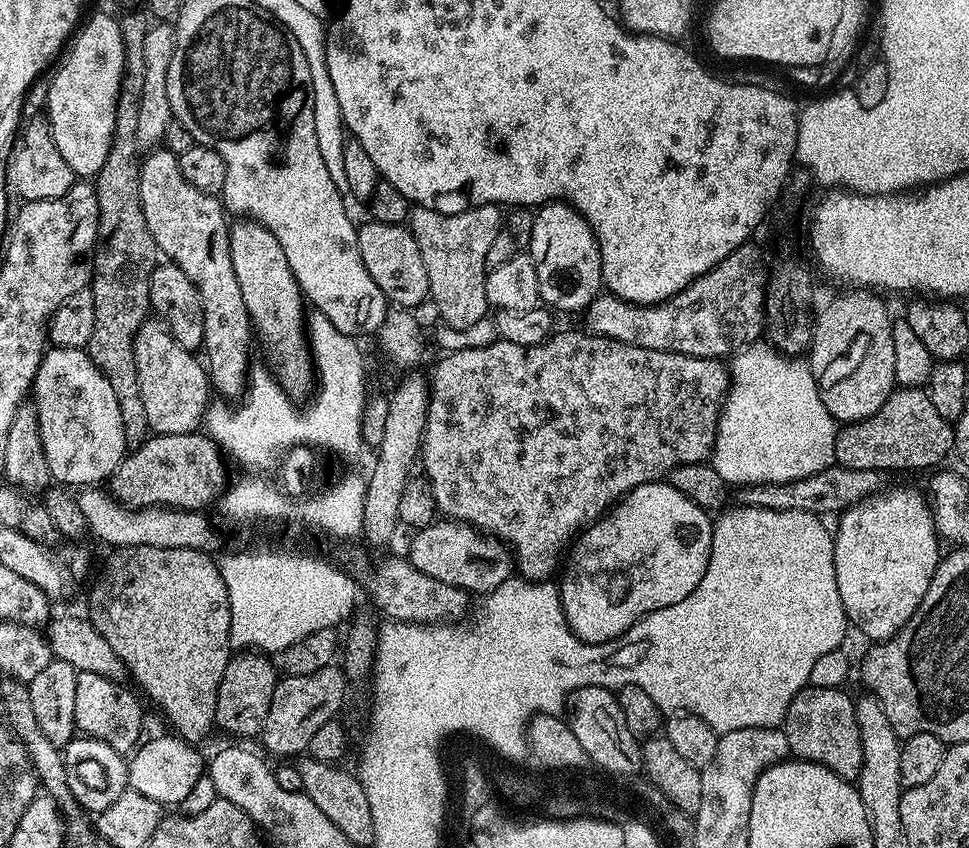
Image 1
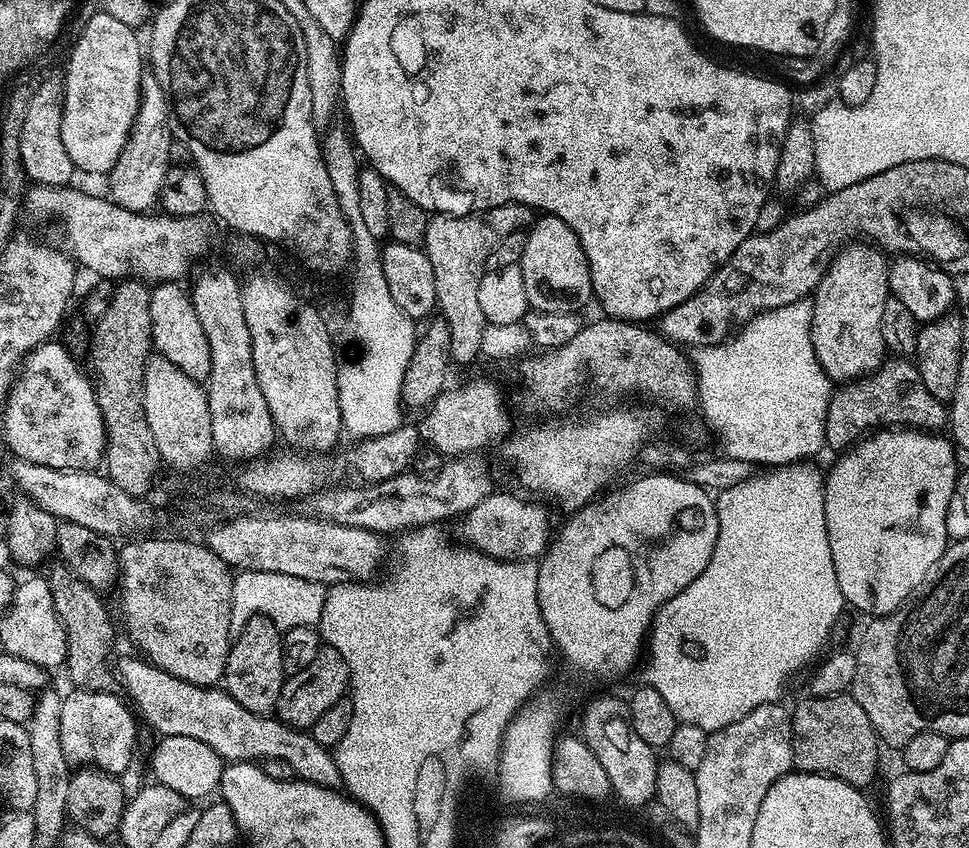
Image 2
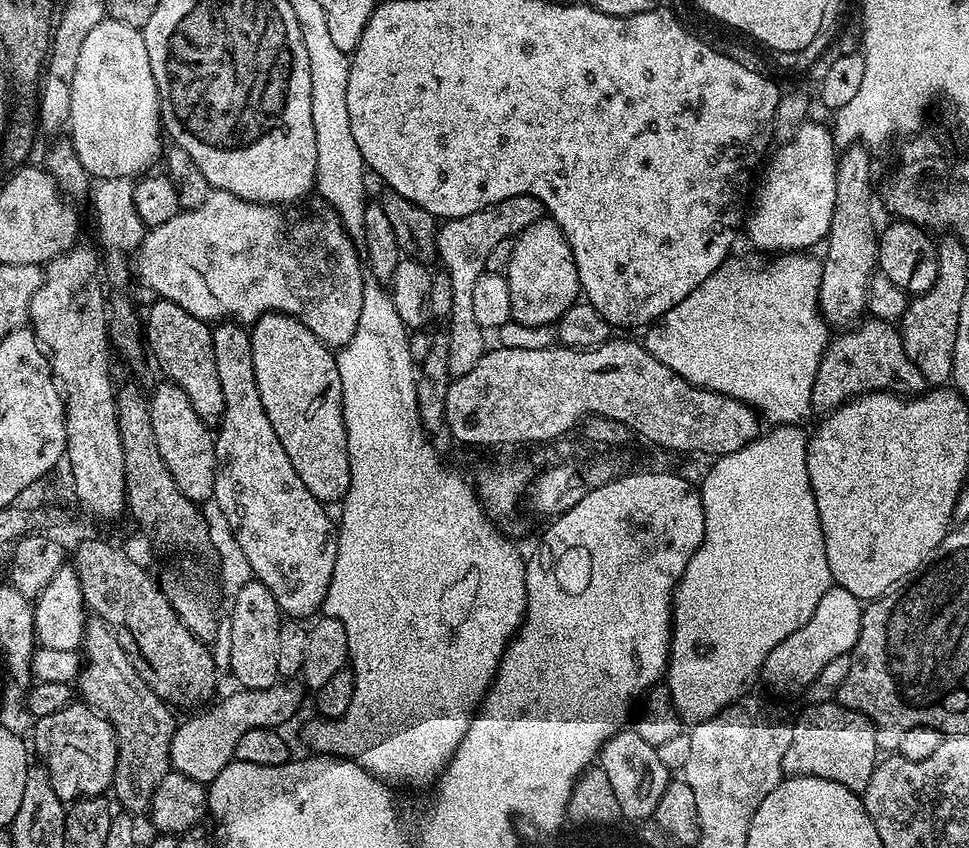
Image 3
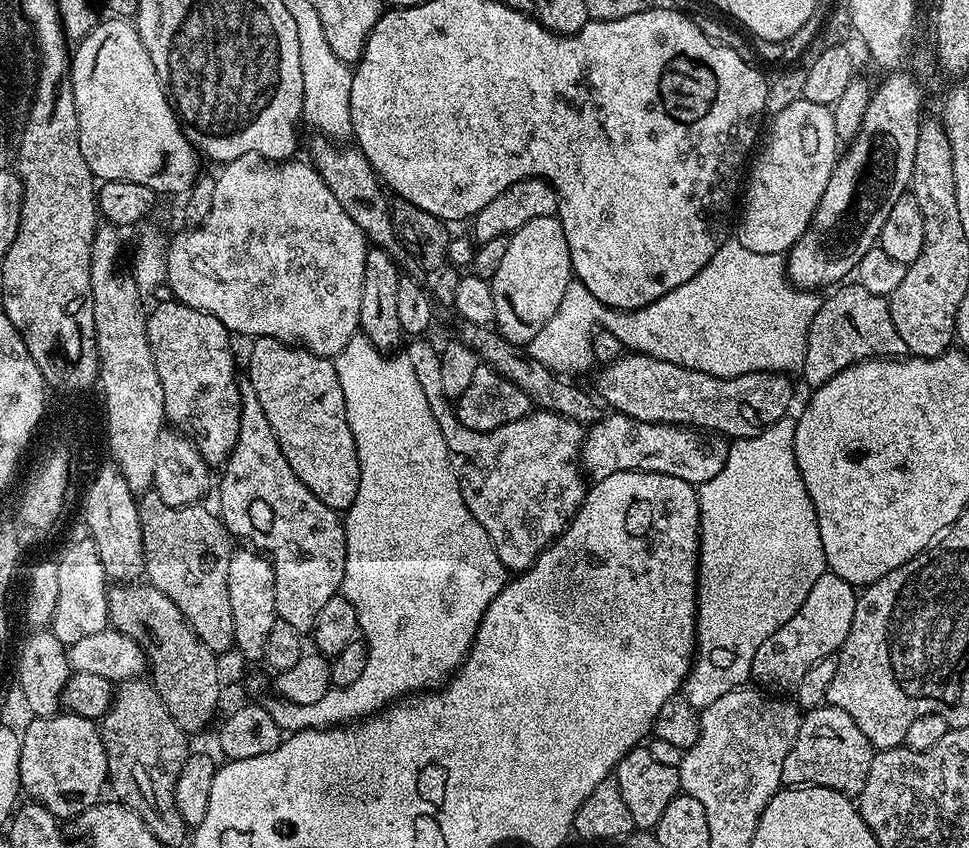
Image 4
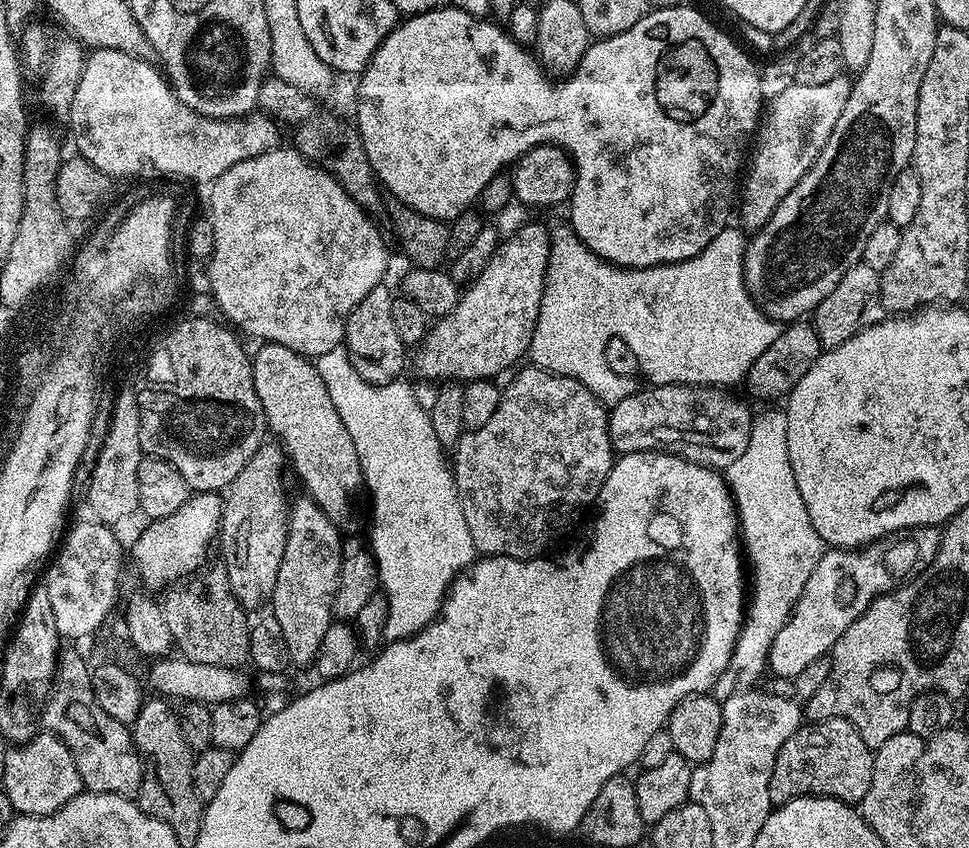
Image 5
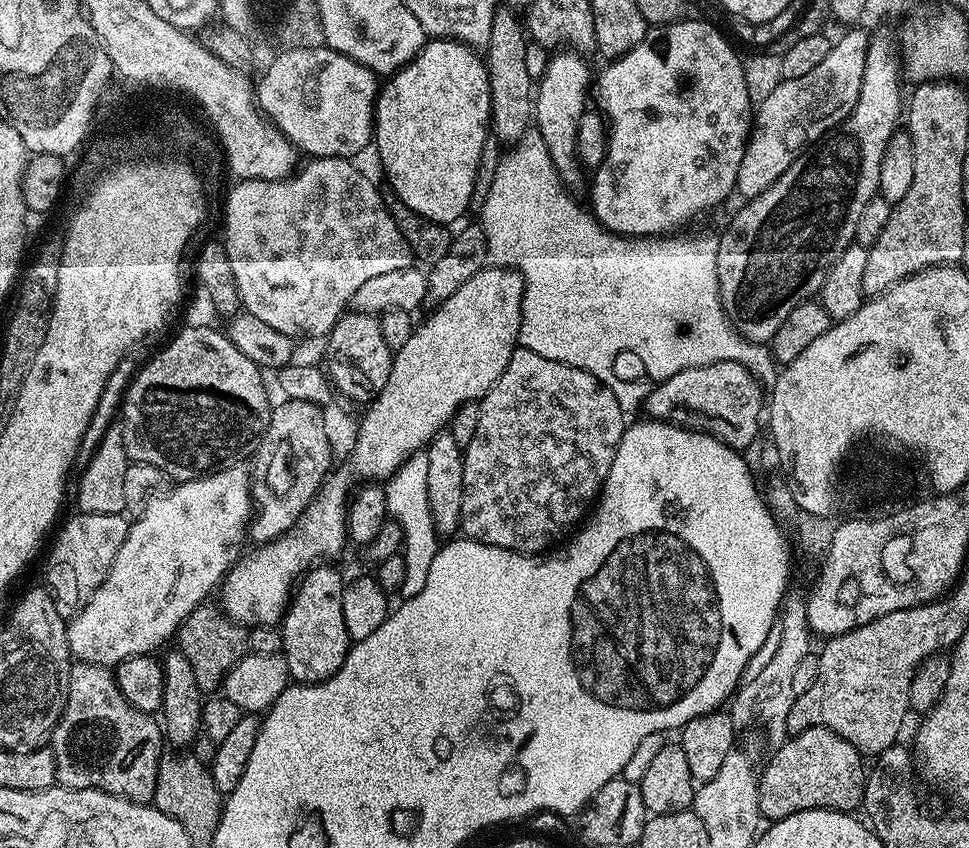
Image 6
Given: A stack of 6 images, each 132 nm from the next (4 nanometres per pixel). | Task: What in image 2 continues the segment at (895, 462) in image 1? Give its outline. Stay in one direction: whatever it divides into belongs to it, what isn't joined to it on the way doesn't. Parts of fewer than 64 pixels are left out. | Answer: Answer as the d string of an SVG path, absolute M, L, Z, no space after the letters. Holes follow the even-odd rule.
M888 358L875 372L841 383L833 391L826 410L824 439L829 449L847 450L861 439L862 434L881 426L940 430L949 420L945 401L934 398L934 394L926 390L915 363L908 358Z

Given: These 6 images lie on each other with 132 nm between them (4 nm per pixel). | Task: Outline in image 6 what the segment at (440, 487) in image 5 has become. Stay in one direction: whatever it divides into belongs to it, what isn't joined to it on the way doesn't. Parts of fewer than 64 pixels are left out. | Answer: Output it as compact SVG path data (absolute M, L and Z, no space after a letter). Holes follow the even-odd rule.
M418 451L392 476L388 477L384 493L388 503L388 514L398 521L404 531L402 555L406 562L406 578L403 591L408 596L418 594L422 586L426 586L426 574L430 574L430 562L434 562L436 551L441 548L438 539L436 523L430 510L430 494L426 492L426 466L428 457L423 451Z

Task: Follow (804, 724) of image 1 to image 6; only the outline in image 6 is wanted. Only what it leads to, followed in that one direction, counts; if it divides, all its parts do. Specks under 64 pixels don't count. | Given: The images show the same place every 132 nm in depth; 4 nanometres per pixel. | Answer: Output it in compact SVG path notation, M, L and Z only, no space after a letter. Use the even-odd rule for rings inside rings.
M807 728L789 735L784 742L785 744L769 758L768 765L765 768L763 765L758 776L760 782L758 806L760 815L765 821L775 822L790 814L798 814L802 810L814 810L815 808L829 808L835 812L852 814L861 807L864 798L866 760L857 748L850 746L850 742L846 742L846 738L834 734L834 730L829 728Z

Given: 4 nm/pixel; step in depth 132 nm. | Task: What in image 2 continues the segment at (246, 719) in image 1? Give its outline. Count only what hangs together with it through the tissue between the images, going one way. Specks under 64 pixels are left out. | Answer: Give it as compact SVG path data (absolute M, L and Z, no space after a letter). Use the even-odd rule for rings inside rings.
M251 616L244 627L235 633L228 649L222 684L228 695L238 702L238 706L246 706L246 710L261 714L271 713L275 709L286 679L282 666L281 635L281 629L265 616Z

